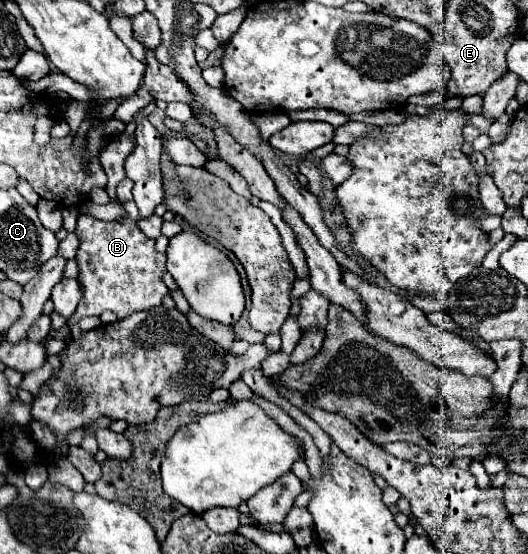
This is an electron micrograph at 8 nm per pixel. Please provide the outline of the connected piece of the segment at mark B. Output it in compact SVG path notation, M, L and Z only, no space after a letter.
M87 215L77 217L77 229L75 235L79 237L79 249L77 249L77 267L79 267L79 285L83 285L83 297L77 305L75 315L67 321L69 327L73 327L81 317L101 315L103 311L113 311L119 319L125 319L137 311L147 311L151 307L159 307L161 299L169 293L165 287L161 275L165 273L165 253L155 251L155 239L149 239L139 227L137 221L133 221L129 215L117 221L99 221Z

